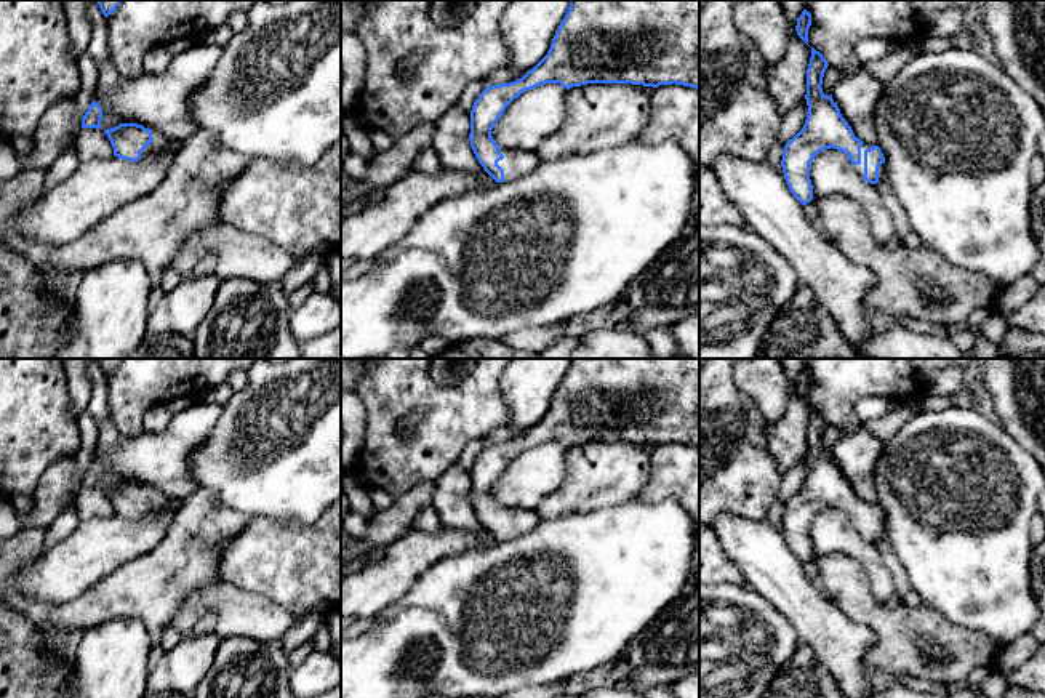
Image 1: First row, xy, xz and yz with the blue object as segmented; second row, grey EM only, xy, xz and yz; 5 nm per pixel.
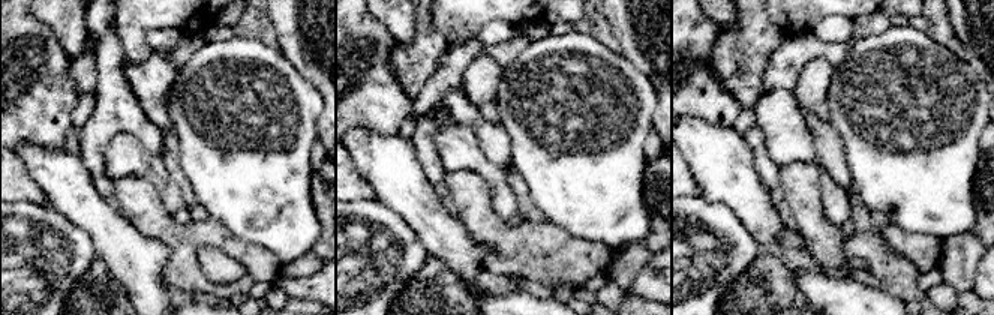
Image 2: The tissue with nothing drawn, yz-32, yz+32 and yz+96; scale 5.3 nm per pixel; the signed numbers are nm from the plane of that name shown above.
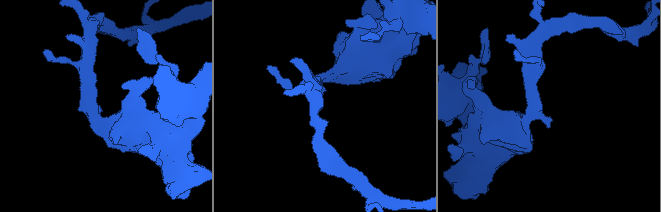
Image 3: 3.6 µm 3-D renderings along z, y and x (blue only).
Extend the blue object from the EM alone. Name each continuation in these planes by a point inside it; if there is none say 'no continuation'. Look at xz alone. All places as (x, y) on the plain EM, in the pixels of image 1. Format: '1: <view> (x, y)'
1: xz (674, 473)

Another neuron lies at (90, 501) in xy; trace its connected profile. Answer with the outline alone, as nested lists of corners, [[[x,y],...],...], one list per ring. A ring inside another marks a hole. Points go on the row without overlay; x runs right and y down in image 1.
[[[80,487],[75,495],[75,511],[80,520],[114,515],[114,506],[101,487]]]

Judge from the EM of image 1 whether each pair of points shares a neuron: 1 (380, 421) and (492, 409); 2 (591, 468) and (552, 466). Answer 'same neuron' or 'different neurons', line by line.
1: same neuron
2: different neurons

